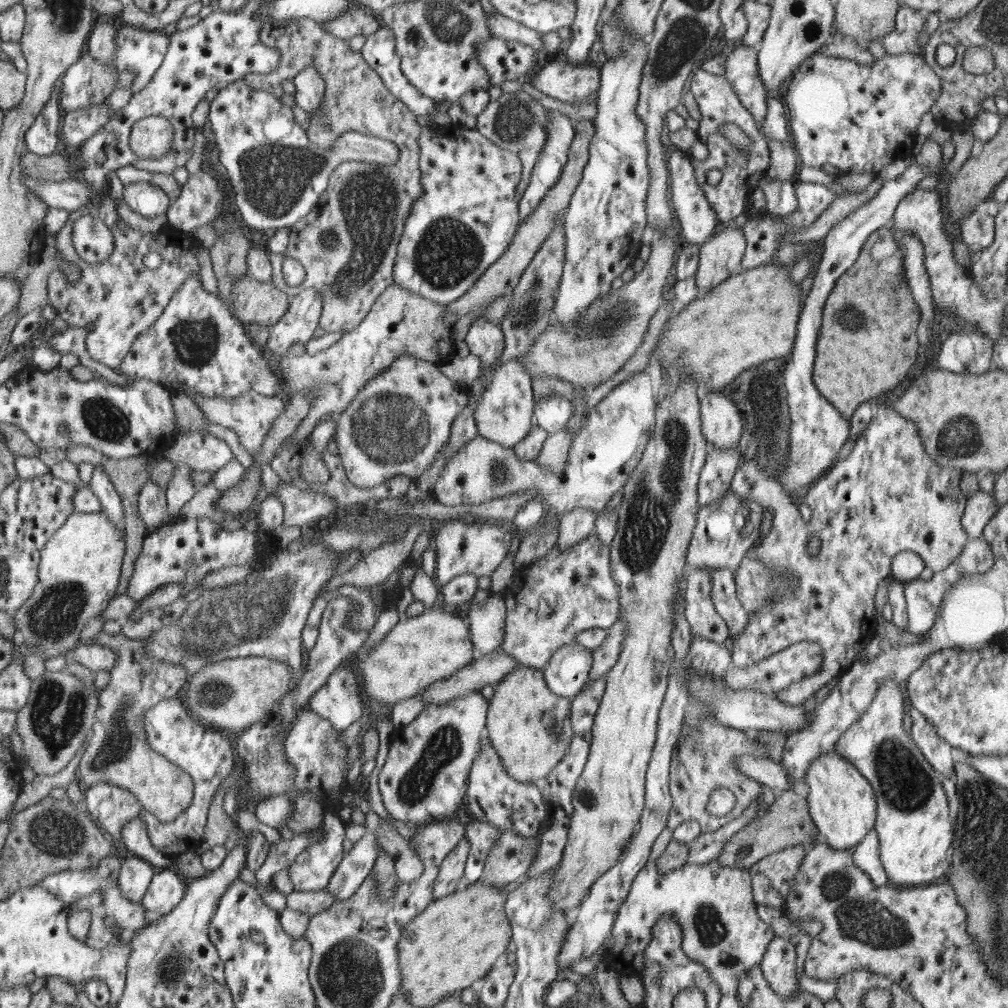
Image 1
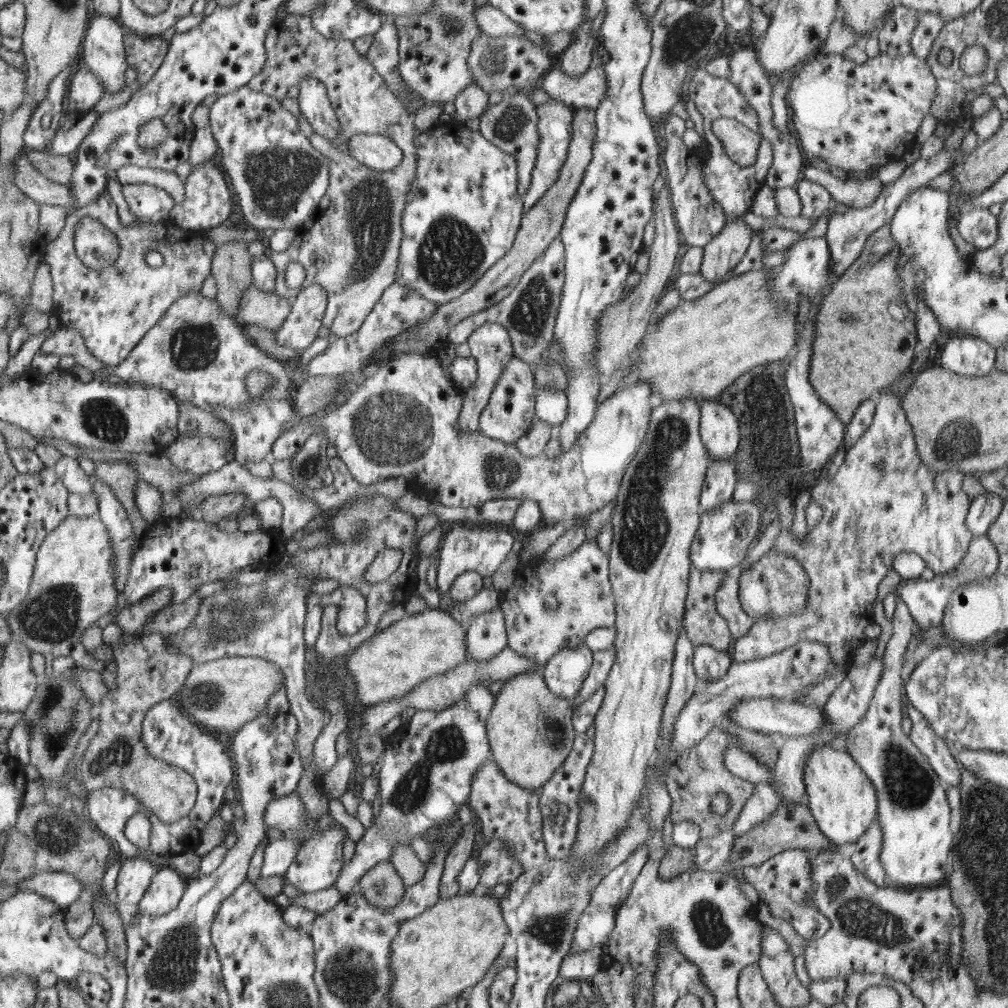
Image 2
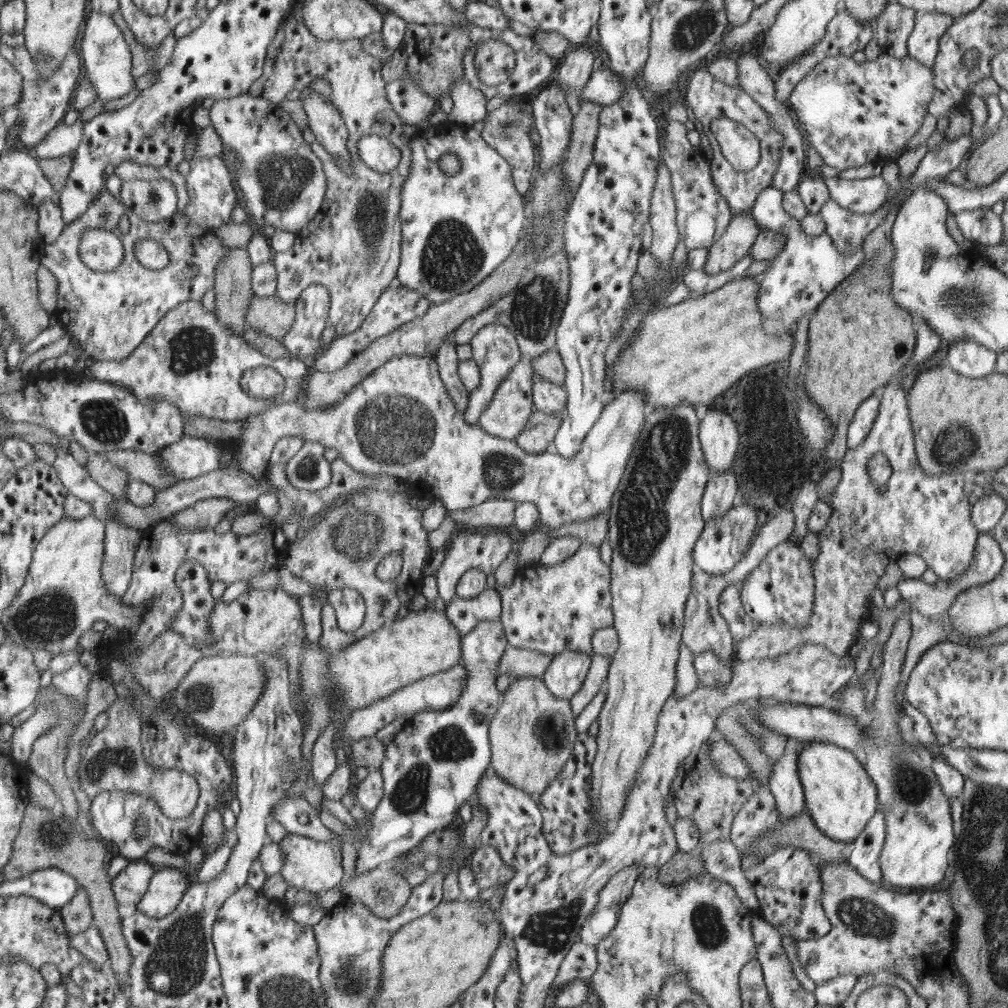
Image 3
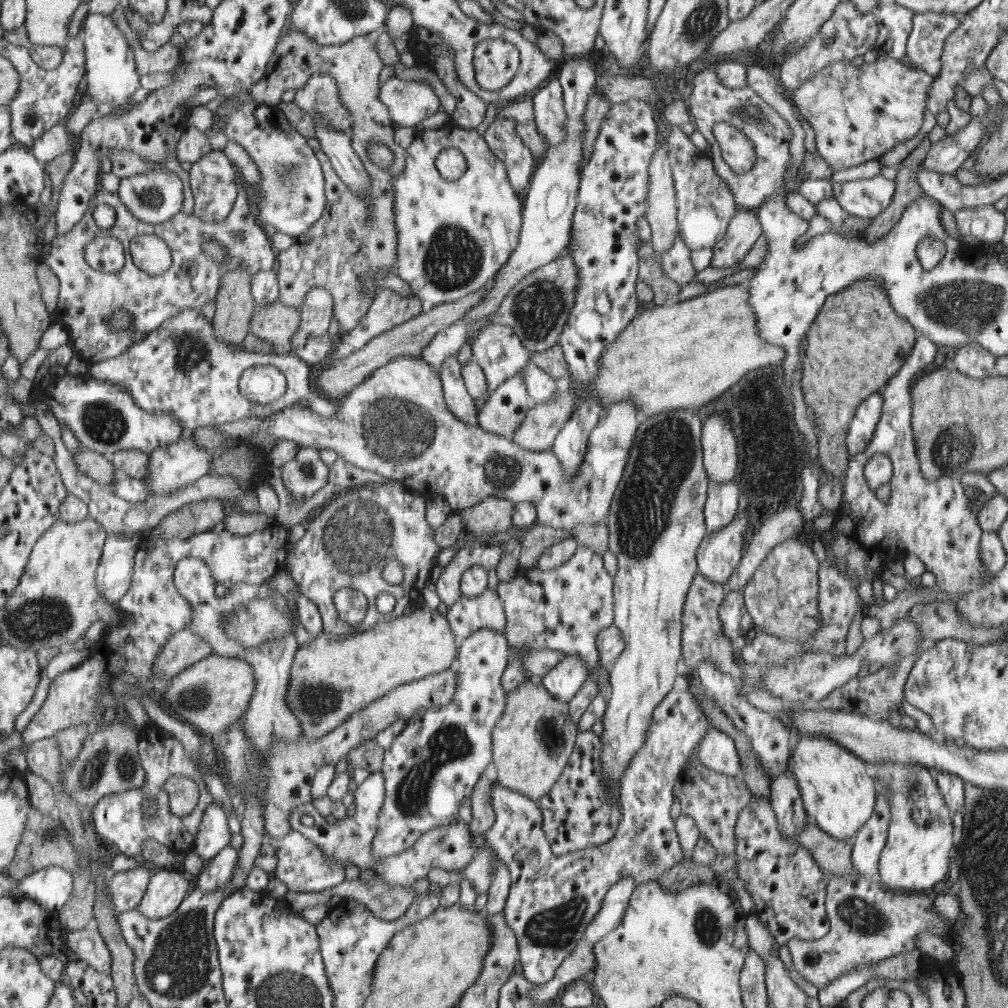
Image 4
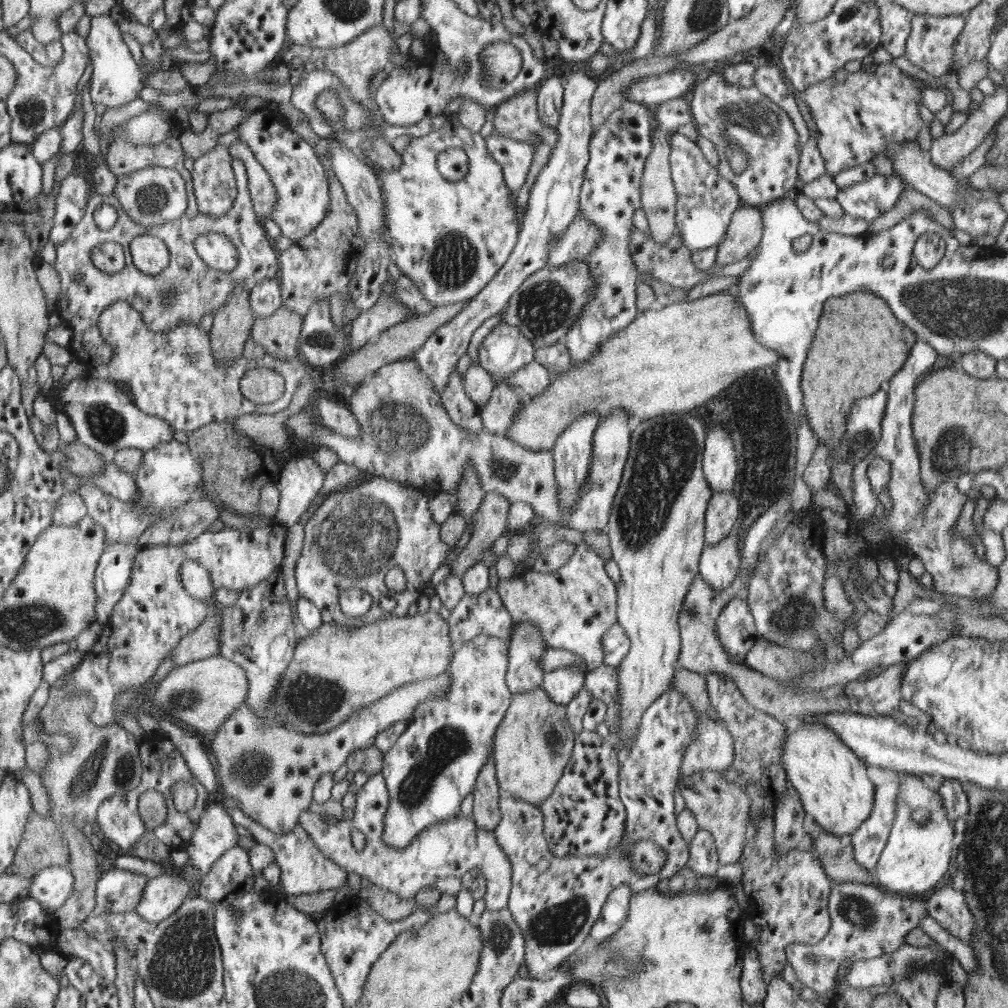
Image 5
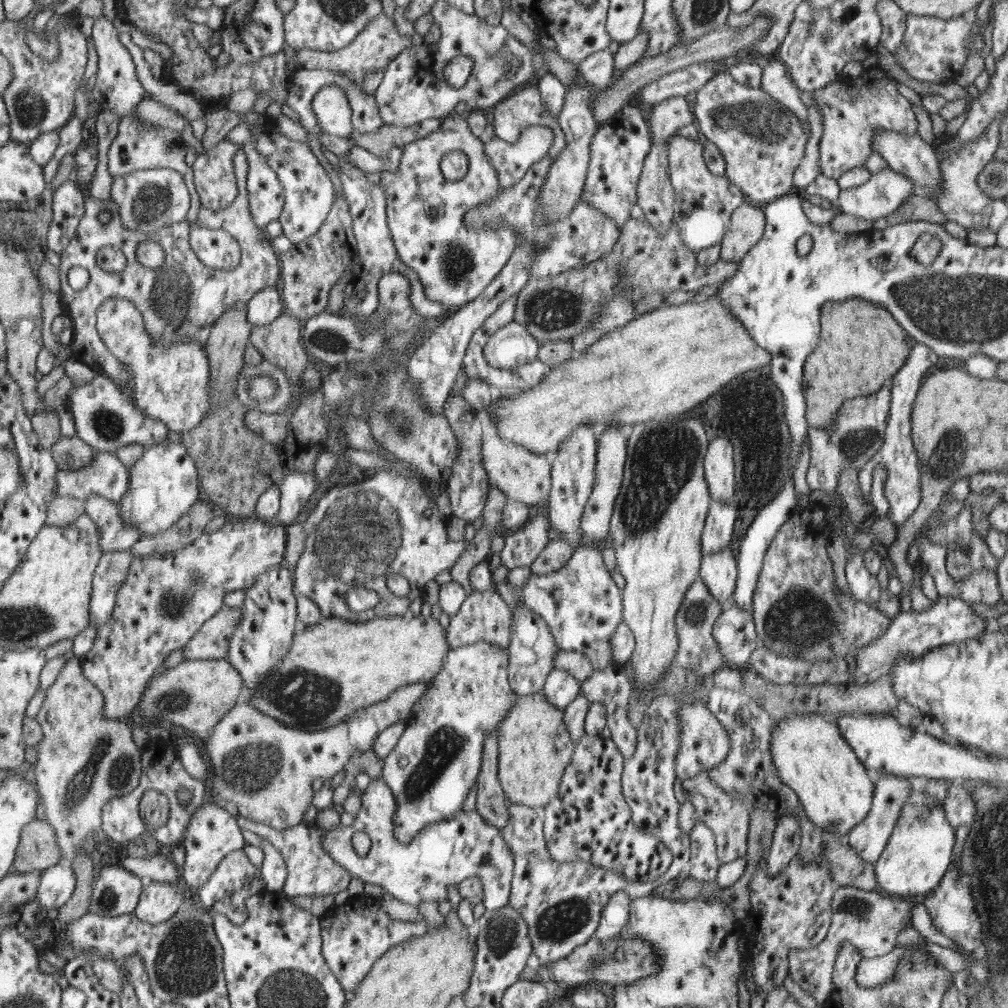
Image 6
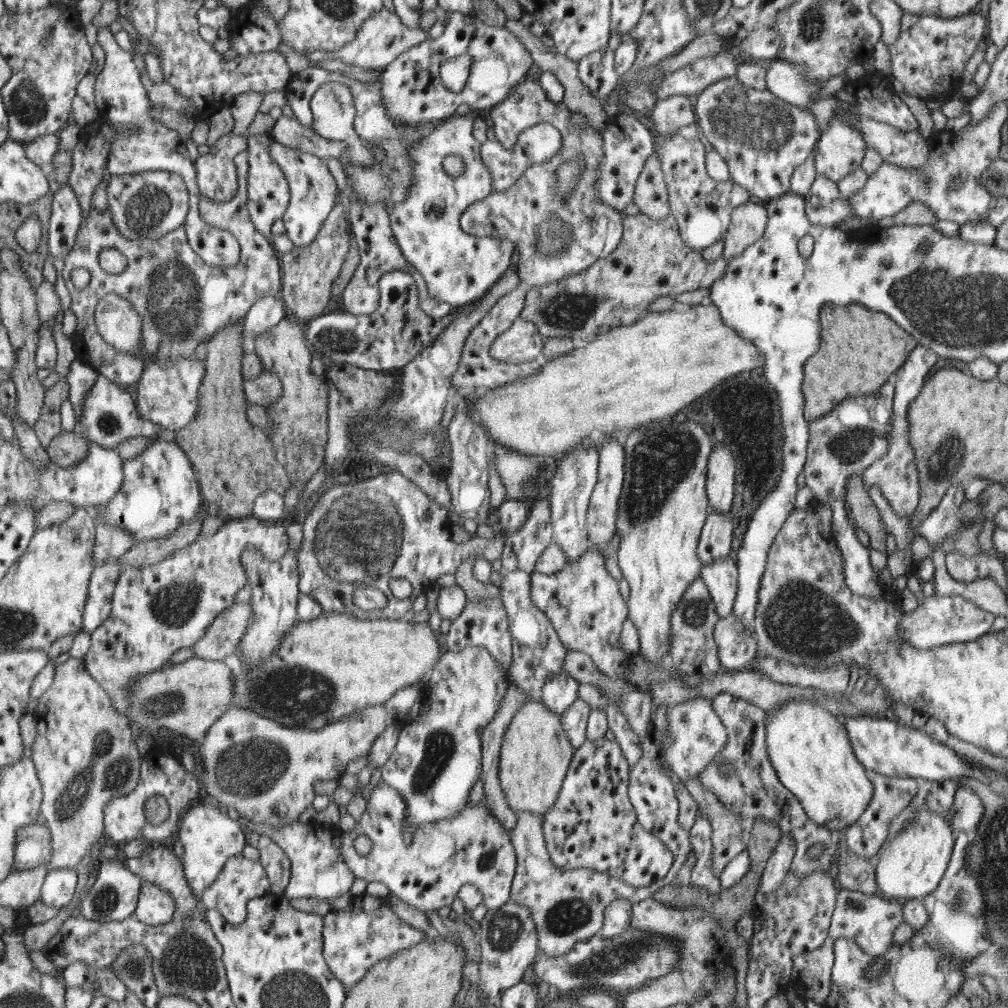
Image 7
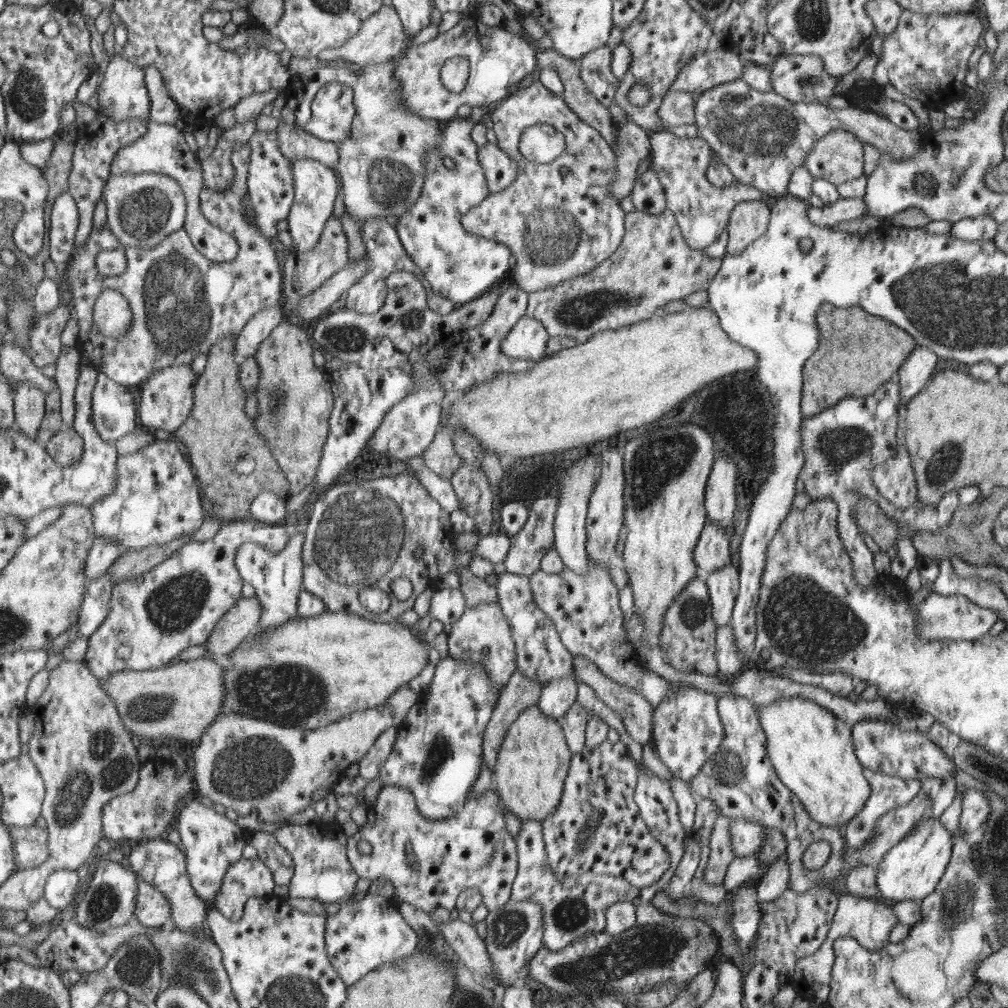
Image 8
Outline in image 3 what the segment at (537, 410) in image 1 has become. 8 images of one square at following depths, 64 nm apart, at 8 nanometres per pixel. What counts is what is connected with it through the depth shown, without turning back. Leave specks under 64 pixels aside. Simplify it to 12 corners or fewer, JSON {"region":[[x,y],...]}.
{"region":[[538,374],[532,379],[535,409],[564,414],[567,392]]}

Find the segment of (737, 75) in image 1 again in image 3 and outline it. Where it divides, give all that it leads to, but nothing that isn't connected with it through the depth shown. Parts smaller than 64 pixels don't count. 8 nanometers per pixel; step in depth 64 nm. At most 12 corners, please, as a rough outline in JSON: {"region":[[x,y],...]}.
{"region":[[753,55],[736,59],[738,86],[783,134],[771,186],[794,191],[806,167],[804,134]]}

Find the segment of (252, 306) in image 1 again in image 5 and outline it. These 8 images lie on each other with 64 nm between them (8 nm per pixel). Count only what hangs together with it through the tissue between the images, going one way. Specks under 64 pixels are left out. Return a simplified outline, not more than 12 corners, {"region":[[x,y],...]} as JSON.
{"region":[[281,307],[251,335],[280,360],[302,359],[303,318]]}

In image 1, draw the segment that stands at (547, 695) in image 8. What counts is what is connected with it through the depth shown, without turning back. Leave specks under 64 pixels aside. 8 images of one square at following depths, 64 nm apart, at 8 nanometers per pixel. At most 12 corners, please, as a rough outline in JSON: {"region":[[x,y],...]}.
{"region":[[563,645],[542,669],[552,692],[574,698],[594,652]]}

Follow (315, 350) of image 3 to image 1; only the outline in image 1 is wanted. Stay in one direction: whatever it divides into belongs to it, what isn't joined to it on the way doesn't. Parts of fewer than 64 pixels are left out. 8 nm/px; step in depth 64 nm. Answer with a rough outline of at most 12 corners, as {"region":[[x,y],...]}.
{"region":[[314,288],[290,298],[287,315],[270,330],[268,356],[306,345],[321,328]]}

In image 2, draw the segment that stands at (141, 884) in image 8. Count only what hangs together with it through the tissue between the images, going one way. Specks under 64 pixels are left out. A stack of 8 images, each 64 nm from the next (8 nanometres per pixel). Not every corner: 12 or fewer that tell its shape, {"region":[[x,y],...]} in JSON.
{"region":[[166,866],[139,902],[141,914],[161,917],[183,898],[184,880]]}

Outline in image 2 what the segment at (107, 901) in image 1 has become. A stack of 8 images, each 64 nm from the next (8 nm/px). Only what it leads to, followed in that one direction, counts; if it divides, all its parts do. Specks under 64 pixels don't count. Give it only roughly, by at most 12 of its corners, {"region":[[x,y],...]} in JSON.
{"region":[[40,872],[19,882],[65,907],[84,893],[79,878]]}

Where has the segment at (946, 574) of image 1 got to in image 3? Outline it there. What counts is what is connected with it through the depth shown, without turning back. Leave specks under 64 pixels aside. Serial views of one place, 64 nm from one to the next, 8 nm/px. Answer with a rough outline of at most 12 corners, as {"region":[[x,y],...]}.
{"region":[[992,532],[980,533],[970,568],[929,585],[903,577],[896,586],[911,608],[934,618],[953,594],[990,582],[1004,554]]}

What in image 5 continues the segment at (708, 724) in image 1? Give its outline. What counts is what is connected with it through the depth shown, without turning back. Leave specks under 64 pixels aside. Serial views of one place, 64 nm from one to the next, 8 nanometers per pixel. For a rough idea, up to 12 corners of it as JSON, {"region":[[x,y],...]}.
{"region":[[722,774],[682,776],[678,791],[720,865],[747,844],[751,798]]}

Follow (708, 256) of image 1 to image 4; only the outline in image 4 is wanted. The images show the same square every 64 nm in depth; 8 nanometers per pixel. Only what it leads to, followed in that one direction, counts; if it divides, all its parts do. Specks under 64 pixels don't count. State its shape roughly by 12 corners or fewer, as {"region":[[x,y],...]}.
{"region":[[738,208],[710,268],[735,267],[760,240],[753,209]]}

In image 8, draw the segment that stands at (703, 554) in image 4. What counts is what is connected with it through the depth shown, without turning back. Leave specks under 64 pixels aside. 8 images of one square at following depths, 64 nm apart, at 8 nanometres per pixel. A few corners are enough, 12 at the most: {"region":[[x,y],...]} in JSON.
{"region":[[724,566],[705,576],[715,626],[731,622],[738,570]]}

